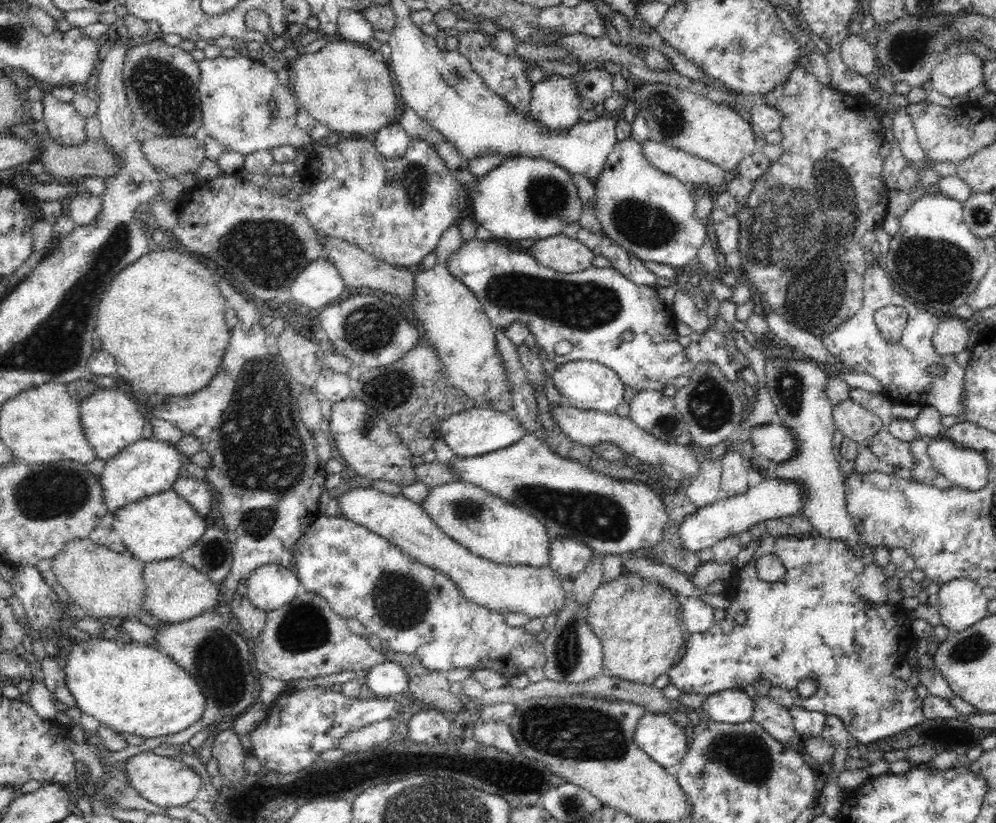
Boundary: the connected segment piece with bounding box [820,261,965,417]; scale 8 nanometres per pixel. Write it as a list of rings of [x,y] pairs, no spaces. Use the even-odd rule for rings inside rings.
[[[874,262],[866,267],[864,272],[864,302],[860,306],[860,310],[856,312],[852,318],[844,320],[836,330],[828,332],[828,334],[820,334],[820,339],[824,343],[826,350],[830,354],[834,354],[836,358],[844,363],[846,370],[859,372],[860,374],[872,375],[878,379],[884,388],[884,392],[895,402],[904,404],[918,404],[920,407],[932,405],[938,409],[942,416],[957,416],[963,412],[960,396],[965,386],[965,368],[958,365],[954,361],[954,356],[940,356],[933,347],[932,339],[940,322],[940,315],[933,311],[928,311],[920,304],[916,304],[910,298],[907,298],[894,285],[891,277],[885,268],[880,267],[878,262]],[[896,305],[905,308],[908,313],[907,325],[903,330],[903,334],[898,342],[888,342],[881,337],[879,328],[875,323],[874,313],[883,306]],[[934,364],[941,364],[945,369],[944,376],[934,377],[928,368],[932,368]]]

